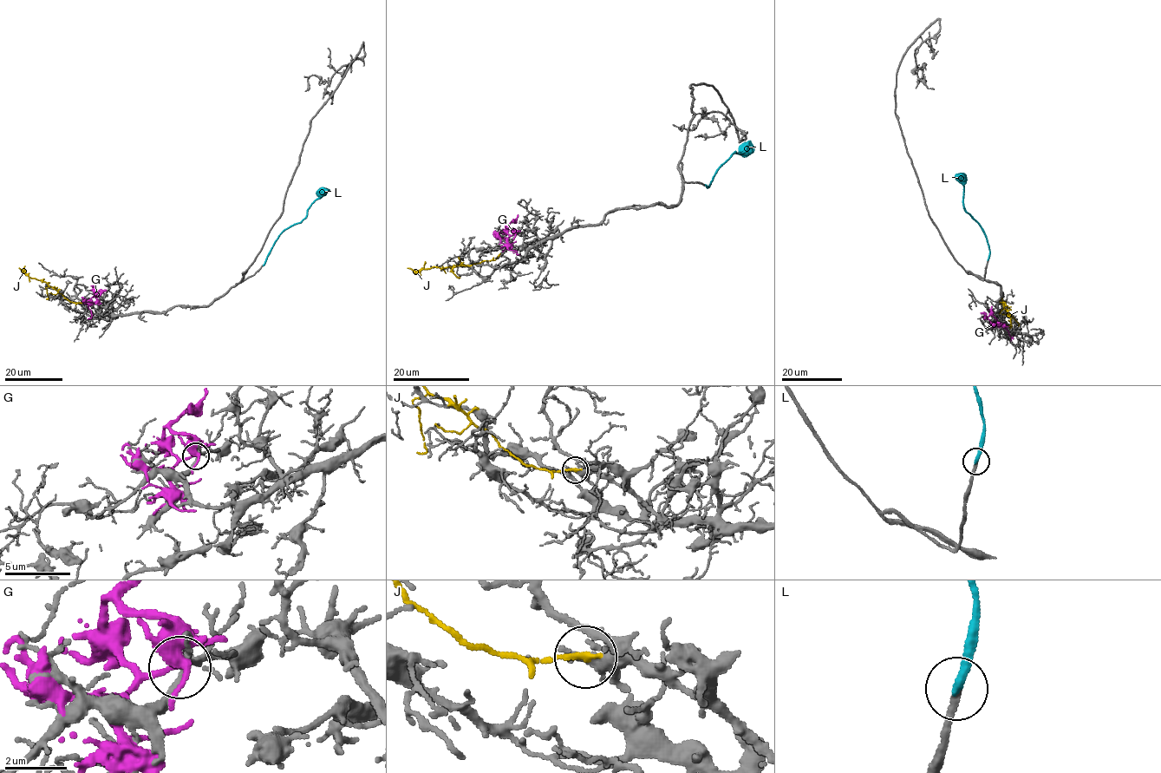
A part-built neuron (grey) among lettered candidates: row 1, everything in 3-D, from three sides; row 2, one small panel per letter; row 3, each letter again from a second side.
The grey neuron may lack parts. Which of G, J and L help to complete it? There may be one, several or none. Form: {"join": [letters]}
{"join": ["L"]}

